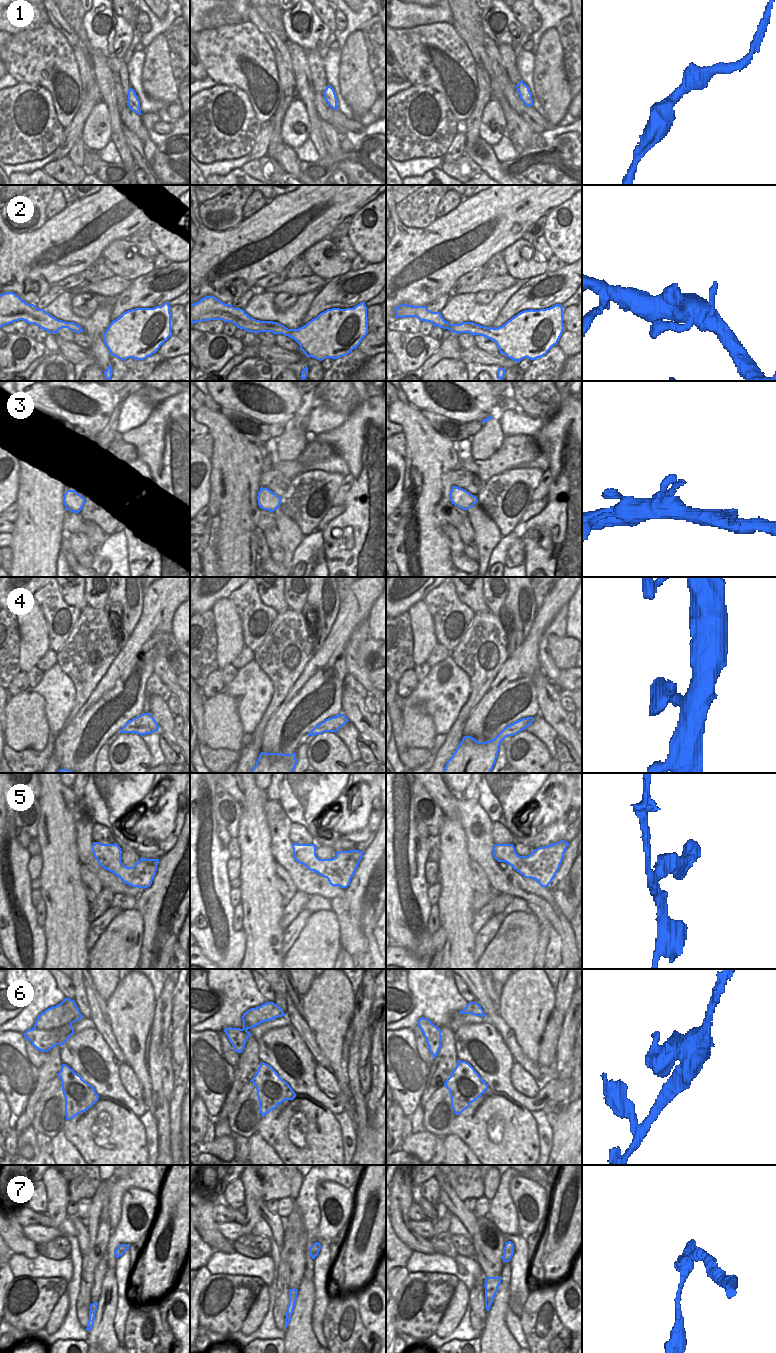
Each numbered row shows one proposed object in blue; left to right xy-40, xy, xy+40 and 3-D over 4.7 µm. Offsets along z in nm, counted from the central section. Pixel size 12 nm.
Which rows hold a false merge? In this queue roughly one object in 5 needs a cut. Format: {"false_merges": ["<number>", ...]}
{"false_merges": ["3", "6"]}

